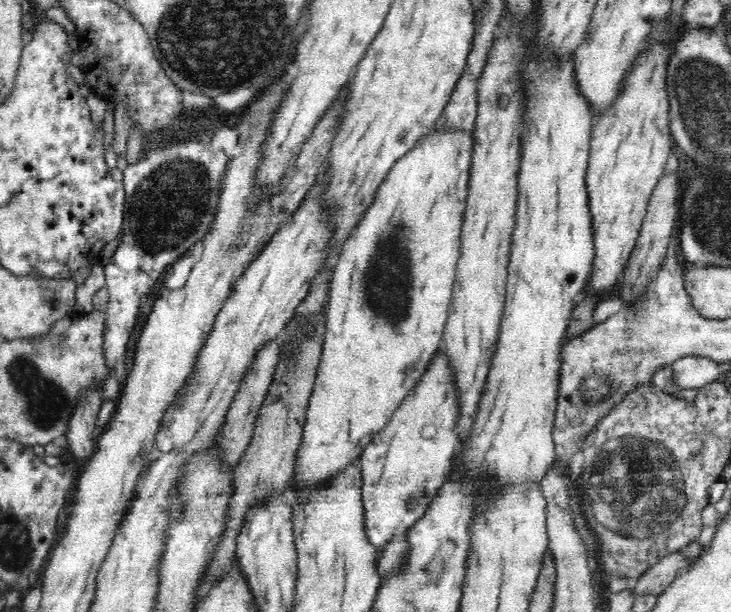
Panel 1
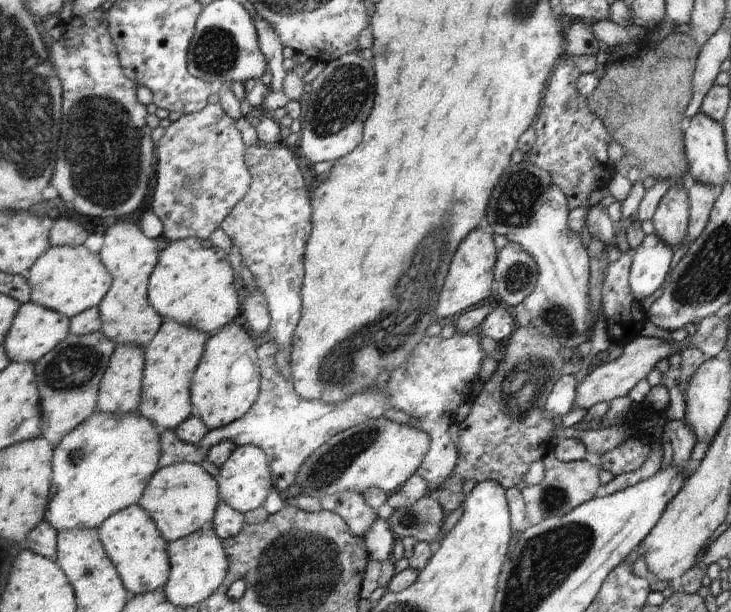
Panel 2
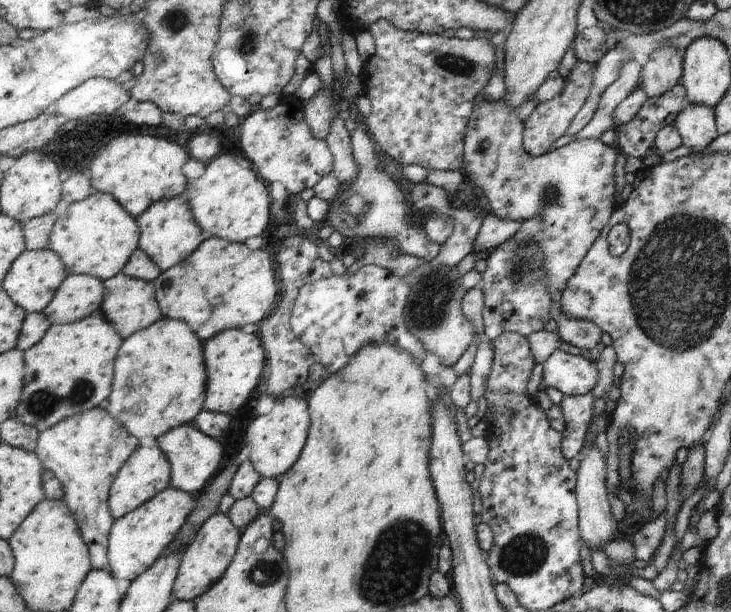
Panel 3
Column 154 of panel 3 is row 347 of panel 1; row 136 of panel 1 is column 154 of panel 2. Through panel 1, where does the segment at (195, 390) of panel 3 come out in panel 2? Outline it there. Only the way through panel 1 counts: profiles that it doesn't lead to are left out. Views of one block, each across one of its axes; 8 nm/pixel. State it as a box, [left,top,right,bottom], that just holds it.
[46,412,161,532]

